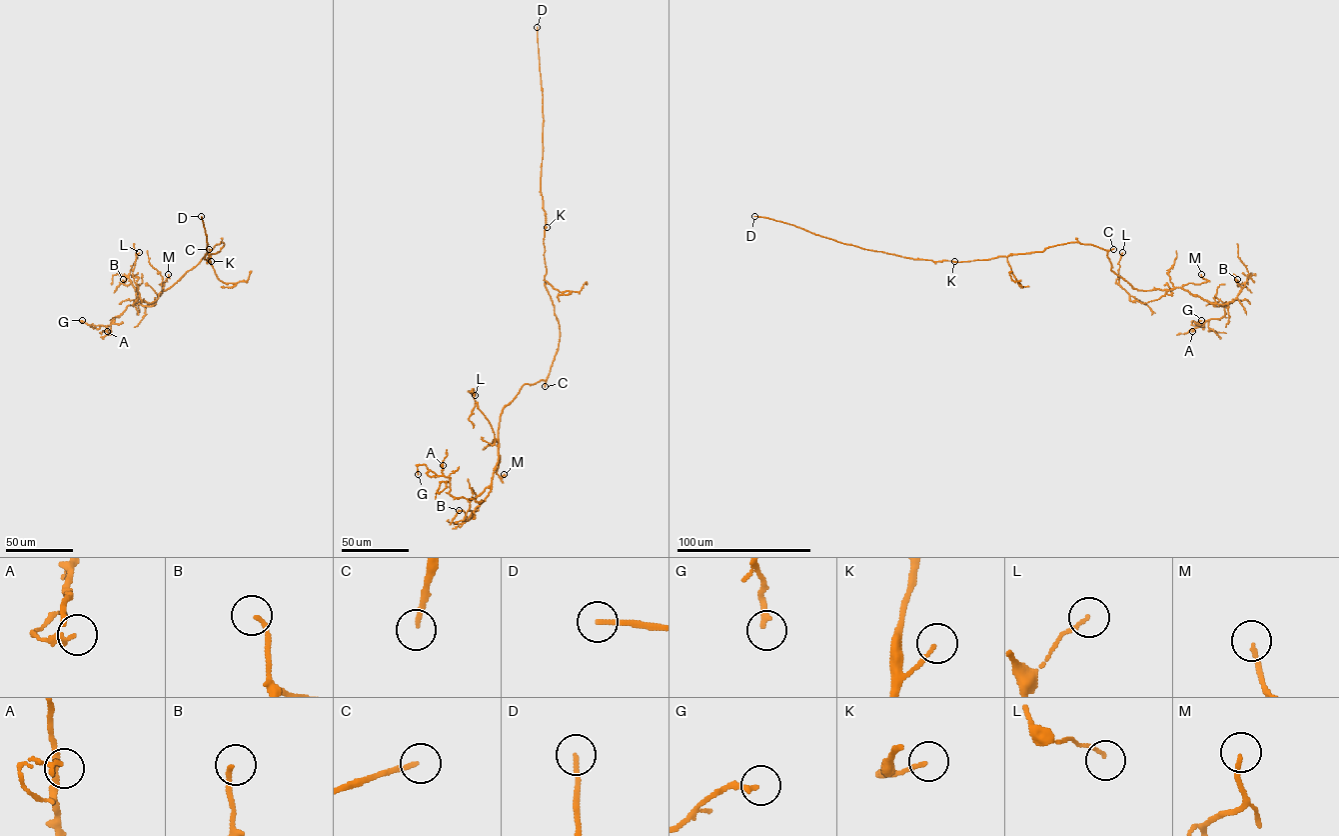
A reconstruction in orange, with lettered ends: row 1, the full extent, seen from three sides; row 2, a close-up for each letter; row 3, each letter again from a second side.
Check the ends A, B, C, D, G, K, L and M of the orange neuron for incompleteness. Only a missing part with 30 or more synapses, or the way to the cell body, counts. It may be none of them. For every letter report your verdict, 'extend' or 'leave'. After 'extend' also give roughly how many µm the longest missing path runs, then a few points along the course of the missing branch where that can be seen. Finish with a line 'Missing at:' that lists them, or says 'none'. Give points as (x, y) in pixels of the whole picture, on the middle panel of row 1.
A: leave
B: leave
C: extend | 250 µm | (545, 386), (539, 425), (539, 471), (543, 498), (549, 506), (554, 526)
D: extend | 250 µm
G: leave
K: leave
L: leave
M: leave
Missing at: C, D

